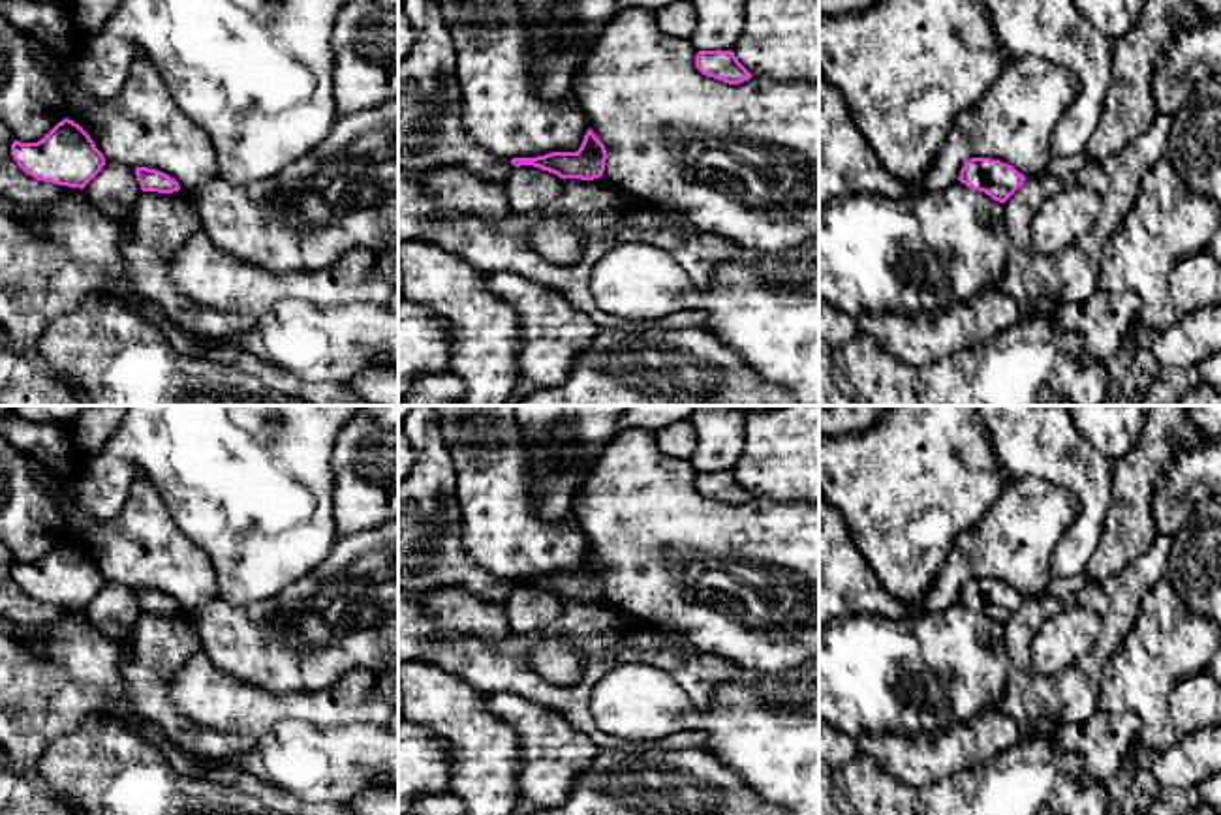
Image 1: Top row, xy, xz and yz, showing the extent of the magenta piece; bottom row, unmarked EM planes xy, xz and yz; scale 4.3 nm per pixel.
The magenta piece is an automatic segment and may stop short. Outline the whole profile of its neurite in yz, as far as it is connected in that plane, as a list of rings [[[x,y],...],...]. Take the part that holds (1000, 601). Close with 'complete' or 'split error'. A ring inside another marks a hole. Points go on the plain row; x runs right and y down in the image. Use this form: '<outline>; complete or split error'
[[[971,578],[964,584],[958,601],[971,610],[984,612],[1005,623],[1026,601],[1012,586],[990,578]]]; complete

